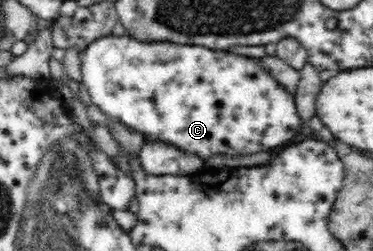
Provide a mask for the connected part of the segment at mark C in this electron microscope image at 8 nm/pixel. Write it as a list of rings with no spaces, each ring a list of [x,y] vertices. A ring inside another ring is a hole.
[[[105,36],[91,42],[83,52],[80,52],[82,83],[87,88],[91,102],[98,106],[106,116],[124,124],[127,131],[135,130],[145,136],[145,143],[161,142],[165,145],[177,147],[177,149],[191,155],[208,159],[214,154],[227,154],[229,156],[247,156],[258,152],[268,152],[269,148],[288,146],[288,143],[301,132],[303,121],[295,106],[295,95],[281,87],[261,64],[258,58],[241,56],[228,51],[212,50],[203,46],[189,44],[174,44],[173,42],[142,42],[131,36]]]

